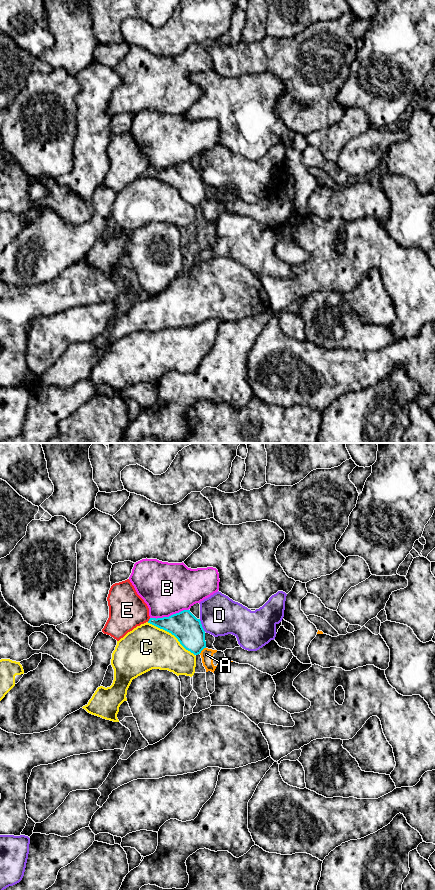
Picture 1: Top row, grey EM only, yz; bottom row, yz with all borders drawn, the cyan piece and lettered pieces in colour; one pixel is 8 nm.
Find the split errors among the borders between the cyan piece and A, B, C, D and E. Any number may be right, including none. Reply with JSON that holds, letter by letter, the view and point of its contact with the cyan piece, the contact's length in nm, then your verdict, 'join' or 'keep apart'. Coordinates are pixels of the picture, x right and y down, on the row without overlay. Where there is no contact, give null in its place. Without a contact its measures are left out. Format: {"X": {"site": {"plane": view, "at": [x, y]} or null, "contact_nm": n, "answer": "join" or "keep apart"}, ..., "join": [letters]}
{"A": {"site": {"plane": "yz", "at": [202, 201]}, "contact_nm": 80, "answer": "keep apart"}, "B": {"site": {"plane": "yz", "at": [169, 168]}, "contact_nm": 320, "answer": "keep apart"}, "C": {"site": {"plane": "yz", "at": [171, 185]}, "contact_nm": 460, "answer": "keep apart"}, "D": {"site": {"plane": "yz", "at": [201, 177]}, "contact_nm": 120, "answer": "keep apart"}, "E": {"site": {"plane": "yz", "at": [149, 172]}, "contact_nm": 40, "answer": "keep apart"}, "join": []}

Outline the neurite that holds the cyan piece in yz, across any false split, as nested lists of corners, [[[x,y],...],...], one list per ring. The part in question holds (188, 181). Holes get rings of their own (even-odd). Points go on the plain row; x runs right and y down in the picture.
[[[183,162],[169,169],[150,170],[148,175],[174,187],[180,196],[194,207],[206,200],[205,183],[200,171],[190,162]]]

